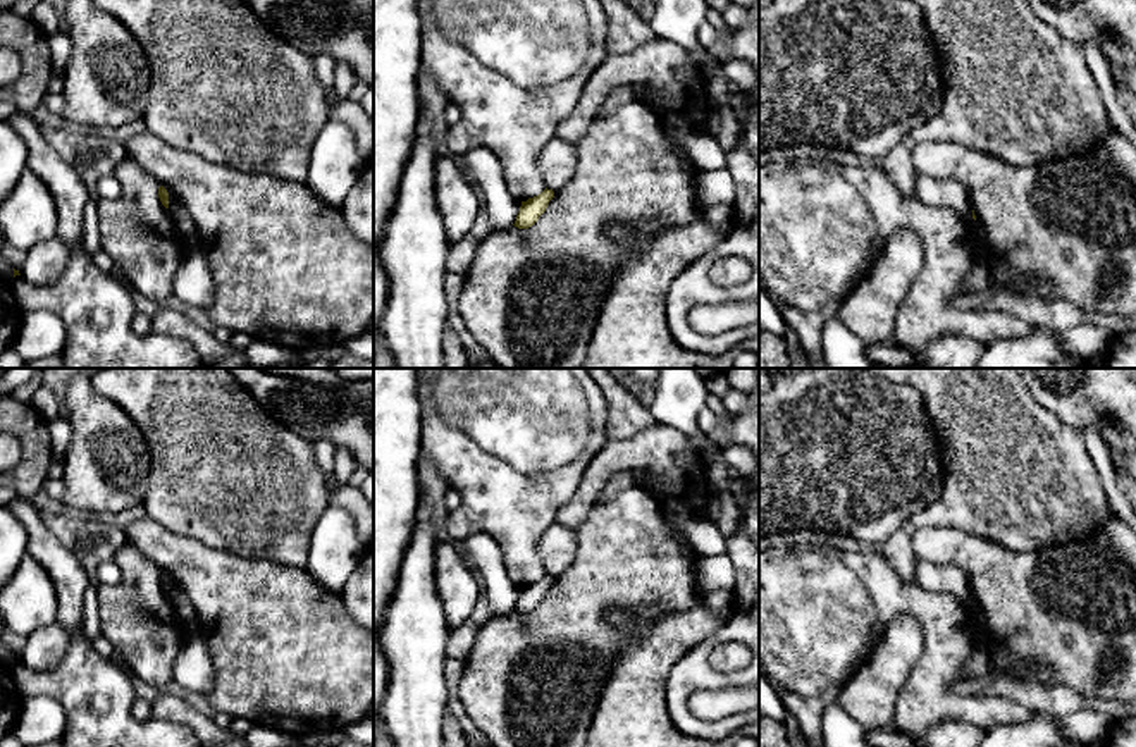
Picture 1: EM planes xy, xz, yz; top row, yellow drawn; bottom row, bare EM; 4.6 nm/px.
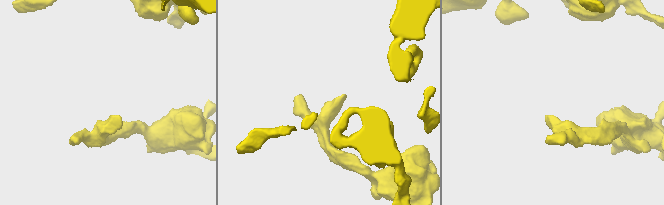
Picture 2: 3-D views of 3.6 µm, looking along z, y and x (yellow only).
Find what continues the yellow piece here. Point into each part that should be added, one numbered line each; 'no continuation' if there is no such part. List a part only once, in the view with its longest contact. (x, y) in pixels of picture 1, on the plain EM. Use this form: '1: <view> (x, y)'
no continuation

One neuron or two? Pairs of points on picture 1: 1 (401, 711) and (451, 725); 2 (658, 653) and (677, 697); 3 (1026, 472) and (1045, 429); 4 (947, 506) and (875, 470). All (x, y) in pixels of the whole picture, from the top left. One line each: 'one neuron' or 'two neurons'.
1: two neurons
2: two neurons
3: one neuron
4: two neurons

